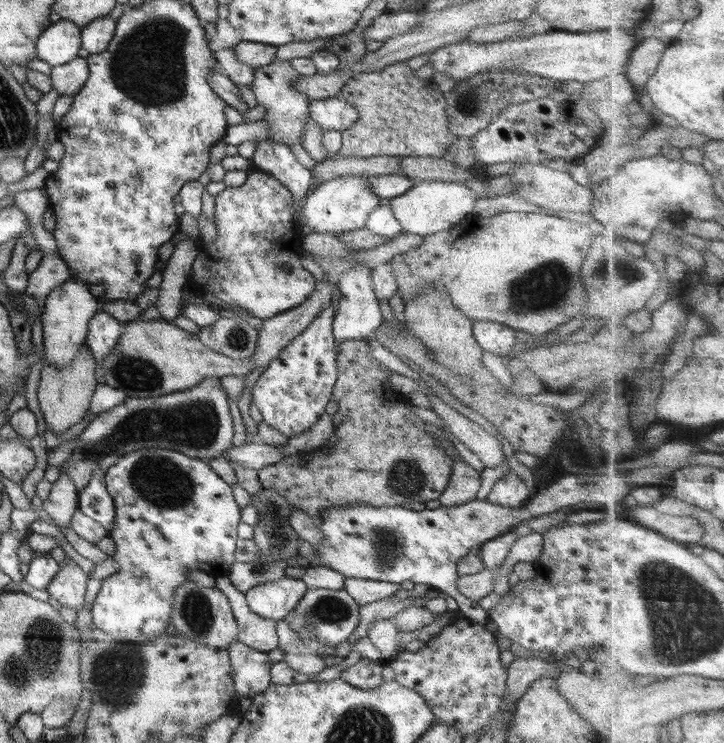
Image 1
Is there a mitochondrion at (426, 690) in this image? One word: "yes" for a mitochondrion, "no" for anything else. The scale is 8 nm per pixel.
no

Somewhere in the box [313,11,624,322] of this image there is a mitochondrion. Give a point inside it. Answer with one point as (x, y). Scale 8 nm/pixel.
(549, 283)

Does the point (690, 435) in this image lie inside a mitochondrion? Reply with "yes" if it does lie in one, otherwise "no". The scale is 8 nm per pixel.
no

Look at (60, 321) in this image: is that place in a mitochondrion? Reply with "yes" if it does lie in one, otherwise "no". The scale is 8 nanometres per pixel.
no

